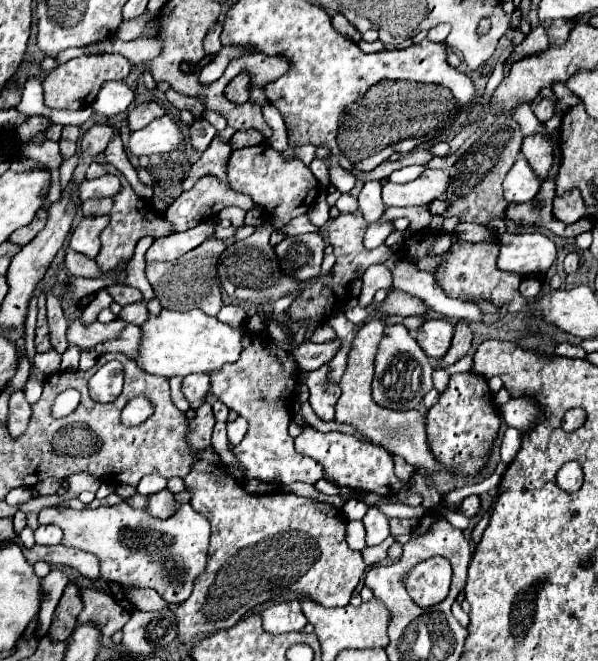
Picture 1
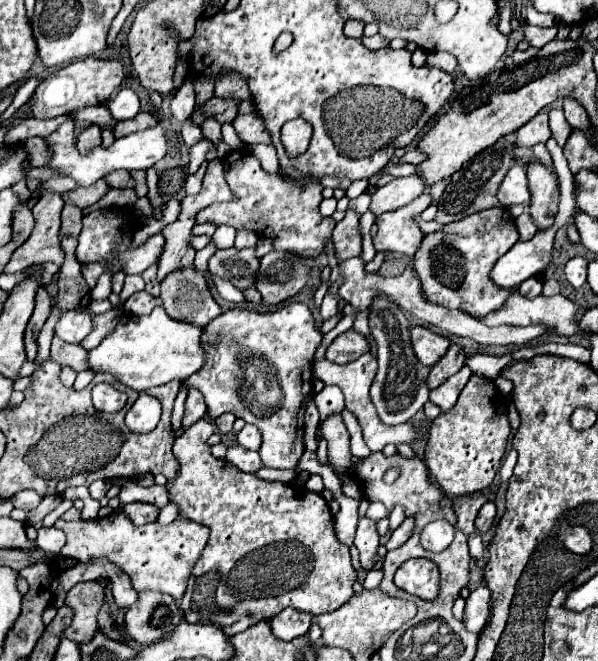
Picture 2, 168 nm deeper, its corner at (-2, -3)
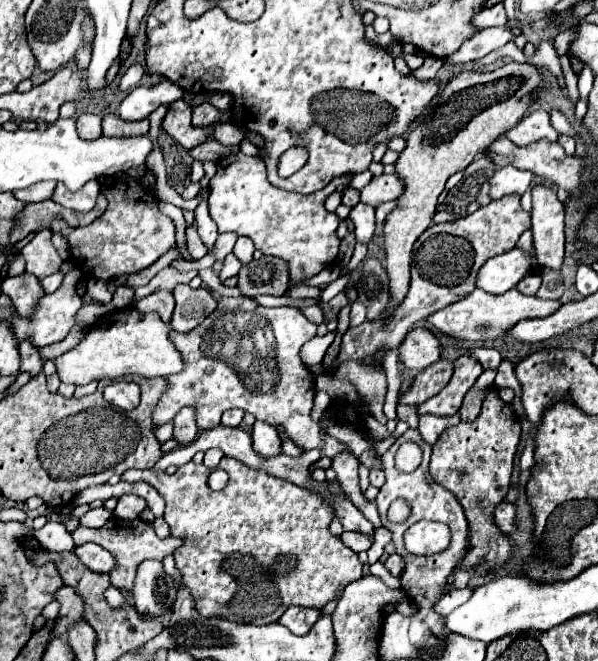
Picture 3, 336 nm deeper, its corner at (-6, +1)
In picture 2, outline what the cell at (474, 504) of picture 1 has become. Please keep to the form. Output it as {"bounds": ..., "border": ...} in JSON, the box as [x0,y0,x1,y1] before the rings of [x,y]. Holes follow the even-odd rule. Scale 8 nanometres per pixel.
{"bounds":[474,502,496,534],"border":[[[486,502],[486,504],[480,508],[480,512],[478,512],[476,520],[474,520],[474,524],[476,524],[476,530],[478,530],[480,534],[488,532],[488,528],[492,526],[492,520],[494,520],[494,516],[496,516],[496,506],[494,506],[494,502]]]}

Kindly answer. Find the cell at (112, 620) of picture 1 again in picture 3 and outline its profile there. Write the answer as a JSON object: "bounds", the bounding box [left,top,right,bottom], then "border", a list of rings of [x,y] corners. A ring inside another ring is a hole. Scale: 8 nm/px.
{"bounds":[52,586,84,638],"border":[[[62,586],[60,590],[56,590],[56,596],[54,596],[58,602],[60,602],[60,612],[56,616],[56,626],[52,628],[52,636],[56,638],[64,638],[68,628],[82,620],[82,608],[84,608],[84,602],[80,600],[80,596],[76,596],[76,592],[72,592],[72,588],[68,586]]]}

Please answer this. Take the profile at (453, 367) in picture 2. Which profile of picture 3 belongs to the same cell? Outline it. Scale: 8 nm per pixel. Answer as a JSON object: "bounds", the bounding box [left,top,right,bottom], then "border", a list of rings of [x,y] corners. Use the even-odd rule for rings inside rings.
{"bounds":[400,360,452,406],"border":[[[438,360],[430,364],[428,368],[424,368],[422,372],[414,376],[414,382],[408,388],[408,392],[402,394],[400,404],[418,406],[426,402],[428,398],[436,396],[448,384],[450,376],[452,376],[452,364],[448,360]]]}

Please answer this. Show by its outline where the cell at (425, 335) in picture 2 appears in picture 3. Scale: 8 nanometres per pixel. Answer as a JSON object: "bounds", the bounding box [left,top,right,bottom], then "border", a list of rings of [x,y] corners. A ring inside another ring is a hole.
{"bounds":[398,328,440,372],"border":[[[414,328],[406,334],[404,342],[398,348],[398,358],[404,368],[420,372],[426,366],[440,360],[440,342],[438,338],[426,328]]]}

